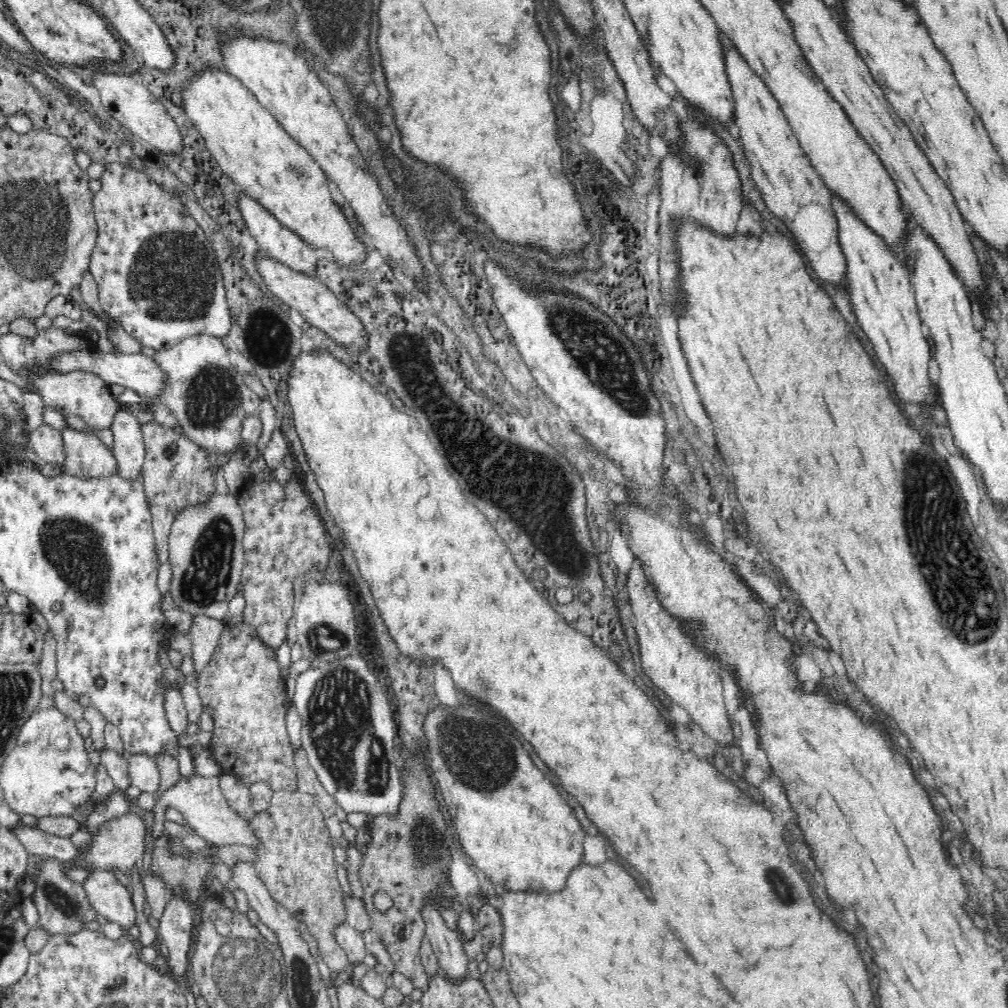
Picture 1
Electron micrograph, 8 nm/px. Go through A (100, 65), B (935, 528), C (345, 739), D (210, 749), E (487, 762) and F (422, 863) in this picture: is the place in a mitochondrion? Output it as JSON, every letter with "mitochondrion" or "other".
{"A":"other","B":"mitochondrion","C":"mitochondrion","D":"other","E":"mitochondrion","F":"mitochondrion"}

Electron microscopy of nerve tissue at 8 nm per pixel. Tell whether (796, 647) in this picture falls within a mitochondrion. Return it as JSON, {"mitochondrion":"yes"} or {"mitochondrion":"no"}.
{"mitochondrion":"no"}

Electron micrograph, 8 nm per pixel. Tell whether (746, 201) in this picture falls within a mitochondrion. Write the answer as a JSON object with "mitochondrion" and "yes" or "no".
{"mitochondrion":"no"}

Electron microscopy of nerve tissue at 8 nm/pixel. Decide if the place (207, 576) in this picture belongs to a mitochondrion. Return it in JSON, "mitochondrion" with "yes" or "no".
{"mitochondrion":"yes"}

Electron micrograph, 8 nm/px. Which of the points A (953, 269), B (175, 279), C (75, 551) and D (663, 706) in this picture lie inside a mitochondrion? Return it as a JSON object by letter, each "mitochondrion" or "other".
{"A":"other","B":"mitochondrion","C":"mitochondrion","D":"other"}

